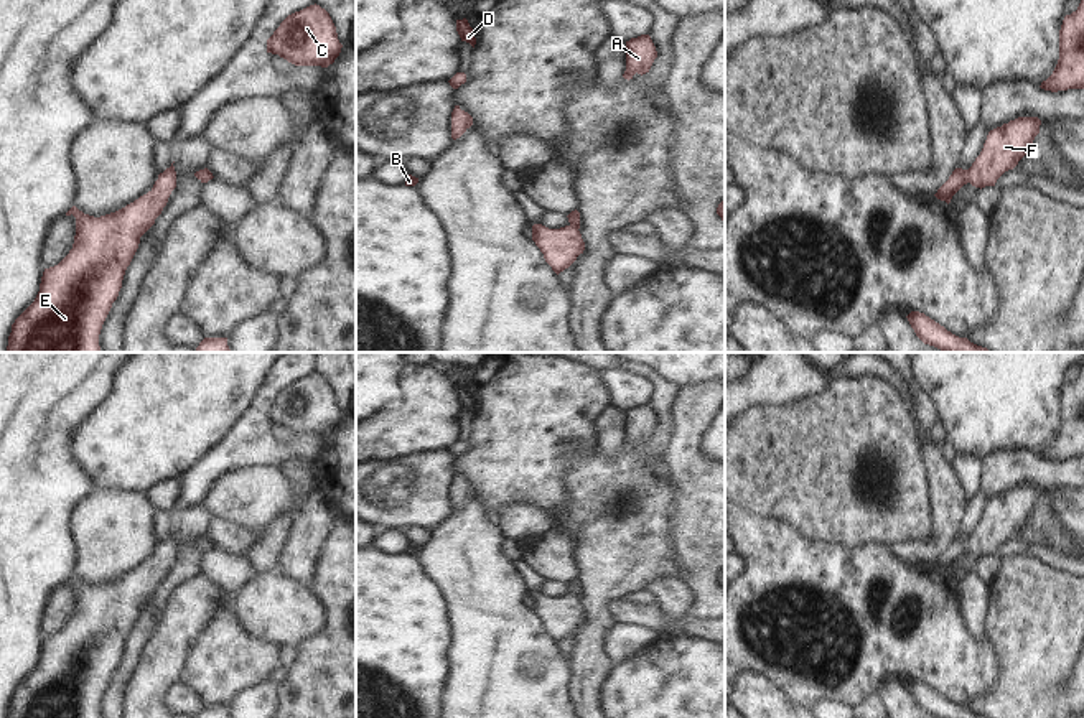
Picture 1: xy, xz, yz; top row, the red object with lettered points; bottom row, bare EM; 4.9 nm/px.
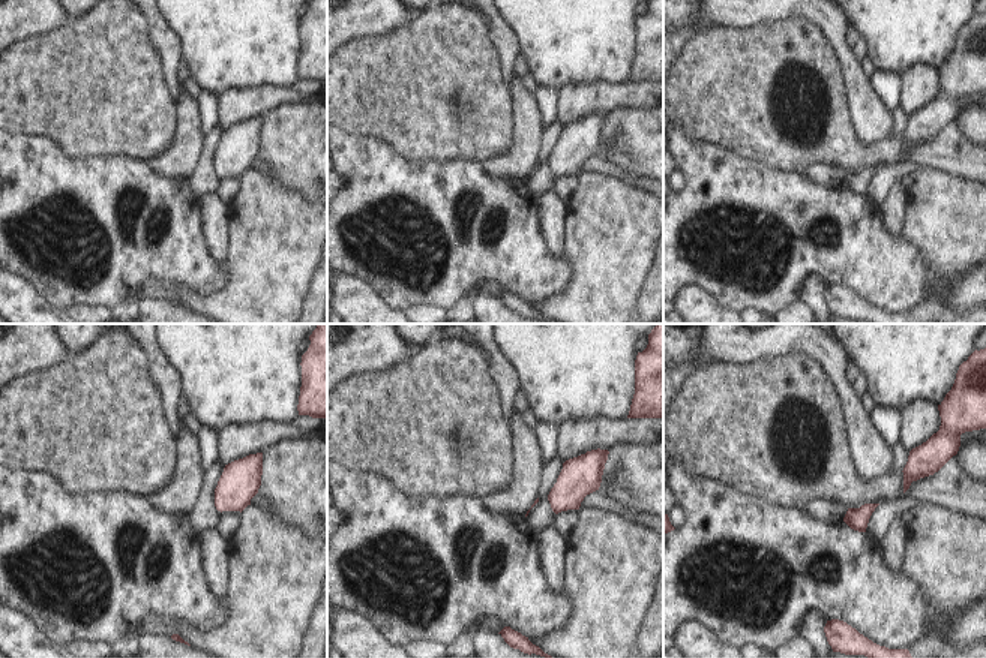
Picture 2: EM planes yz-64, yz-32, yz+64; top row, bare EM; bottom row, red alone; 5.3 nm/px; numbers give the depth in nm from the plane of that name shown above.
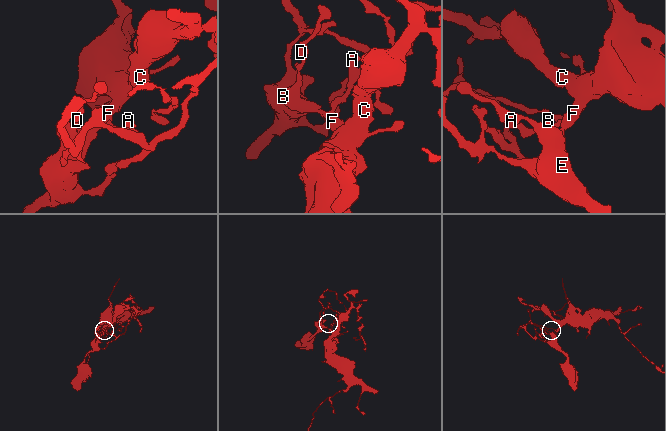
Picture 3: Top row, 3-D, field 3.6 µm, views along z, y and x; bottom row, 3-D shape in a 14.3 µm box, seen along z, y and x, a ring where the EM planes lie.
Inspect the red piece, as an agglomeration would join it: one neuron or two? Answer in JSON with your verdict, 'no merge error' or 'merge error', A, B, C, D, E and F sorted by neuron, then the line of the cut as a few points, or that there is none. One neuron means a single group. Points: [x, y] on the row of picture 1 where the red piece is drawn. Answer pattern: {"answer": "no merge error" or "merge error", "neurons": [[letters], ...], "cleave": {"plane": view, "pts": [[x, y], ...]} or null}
{"answer": "no merge error", "neurons": [["A", "B", "C", "D", "E", "F"]], "cleave": null}

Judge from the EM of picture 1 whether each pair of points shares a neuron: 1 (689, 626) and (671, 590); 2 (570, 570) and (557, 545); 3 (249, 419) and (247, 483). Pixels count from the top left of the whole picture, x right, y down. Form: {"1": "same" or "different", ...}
{"1": "different", "2": "same", "3": "different"}

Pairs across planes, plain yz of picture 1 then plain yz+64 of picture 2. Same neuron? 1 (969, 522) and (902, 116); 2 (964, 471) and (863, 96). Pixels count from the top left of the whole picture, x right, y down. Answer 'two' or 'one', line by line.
1: one
2: two

